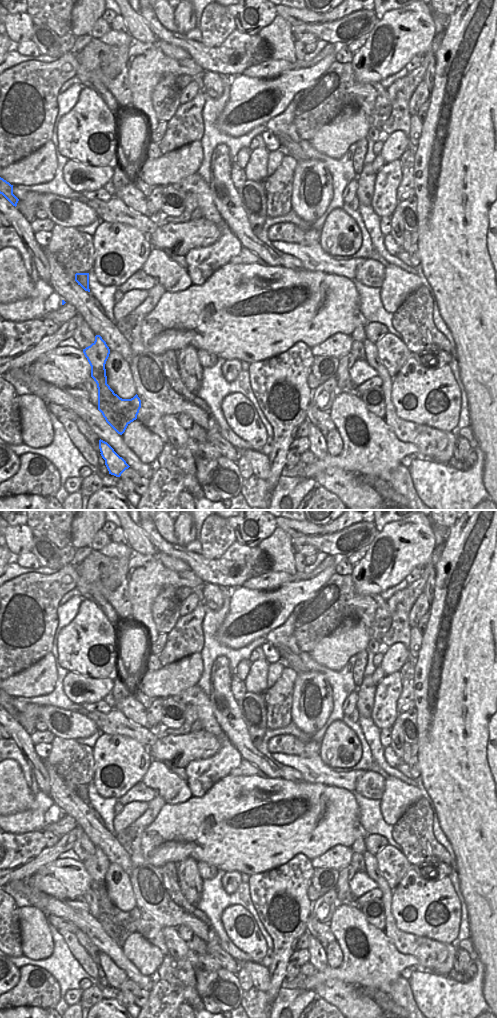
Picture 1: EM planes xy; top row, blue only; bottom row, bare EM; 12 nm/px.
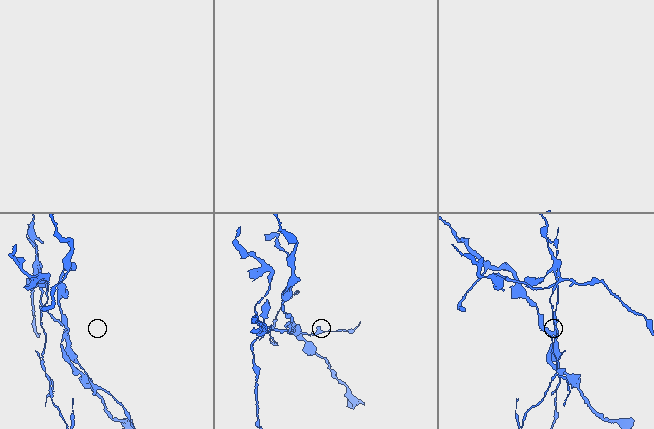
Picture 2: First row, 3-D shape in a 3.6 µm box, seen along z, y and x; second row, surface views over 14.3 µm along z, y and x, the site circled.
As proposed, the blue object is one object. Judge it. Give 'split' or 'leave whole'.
split

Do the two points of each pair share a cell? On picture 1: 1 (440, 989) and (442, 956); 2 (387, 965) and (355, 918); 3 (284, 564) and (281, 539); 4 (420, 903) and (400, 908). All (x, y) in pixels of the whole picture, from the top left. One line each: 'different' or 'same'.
1: different
2: same
3: same
4: same

